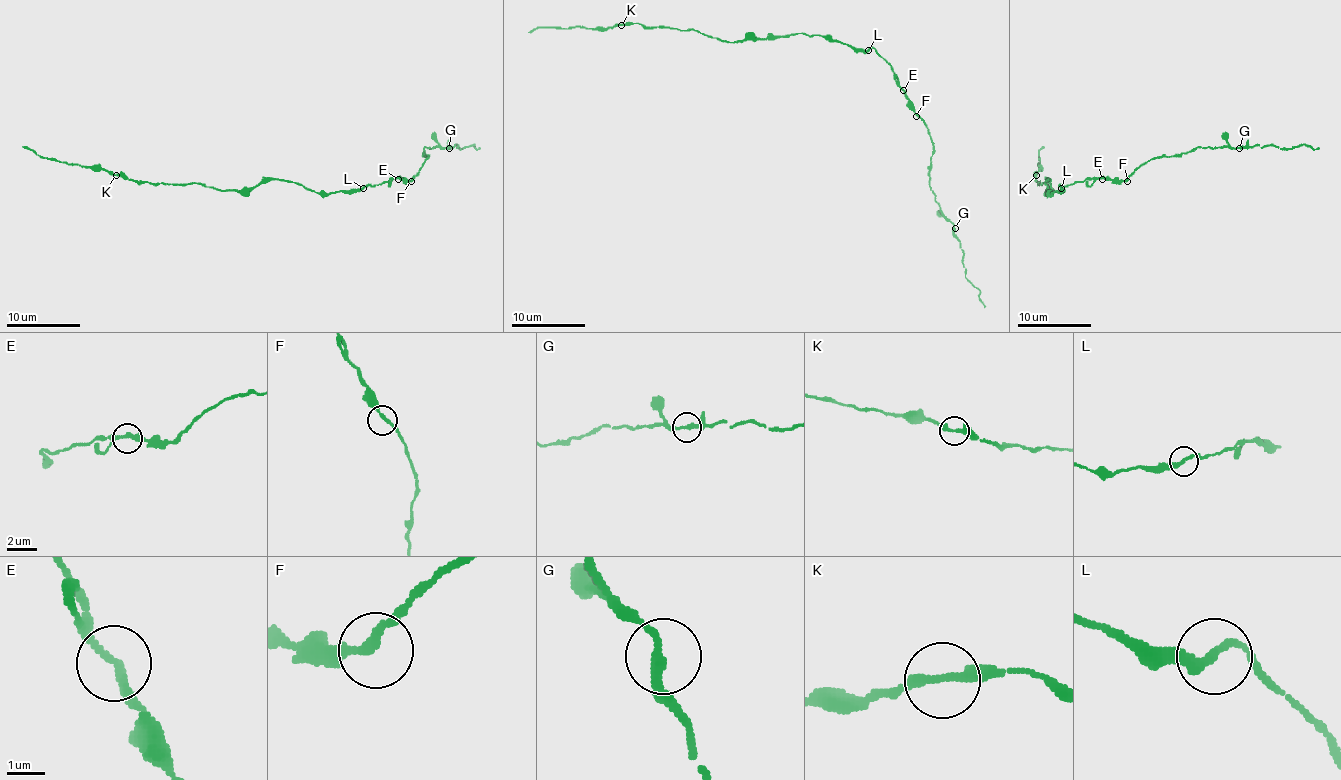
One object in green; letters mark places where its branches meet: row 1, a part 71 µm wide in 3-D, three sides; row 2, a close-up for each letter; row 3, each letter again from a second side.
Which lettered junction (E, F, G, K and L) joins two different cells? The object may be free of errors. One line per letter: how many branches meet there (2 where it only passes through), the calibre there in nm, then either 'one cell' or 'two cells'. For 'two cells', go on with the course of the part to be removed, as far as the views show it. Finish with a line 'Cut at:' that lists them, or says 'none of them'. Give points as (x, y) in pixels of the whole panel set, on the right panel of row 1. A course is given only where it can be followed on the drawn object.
E: 2 | 240 nm | one cell
F: 2 | 220 nm | one cell
G: 2 | 240 nm | one cell
K: 2 | 300 nm | one cell
L: 2 | 280 nm | one cell
Cut at: none of them

